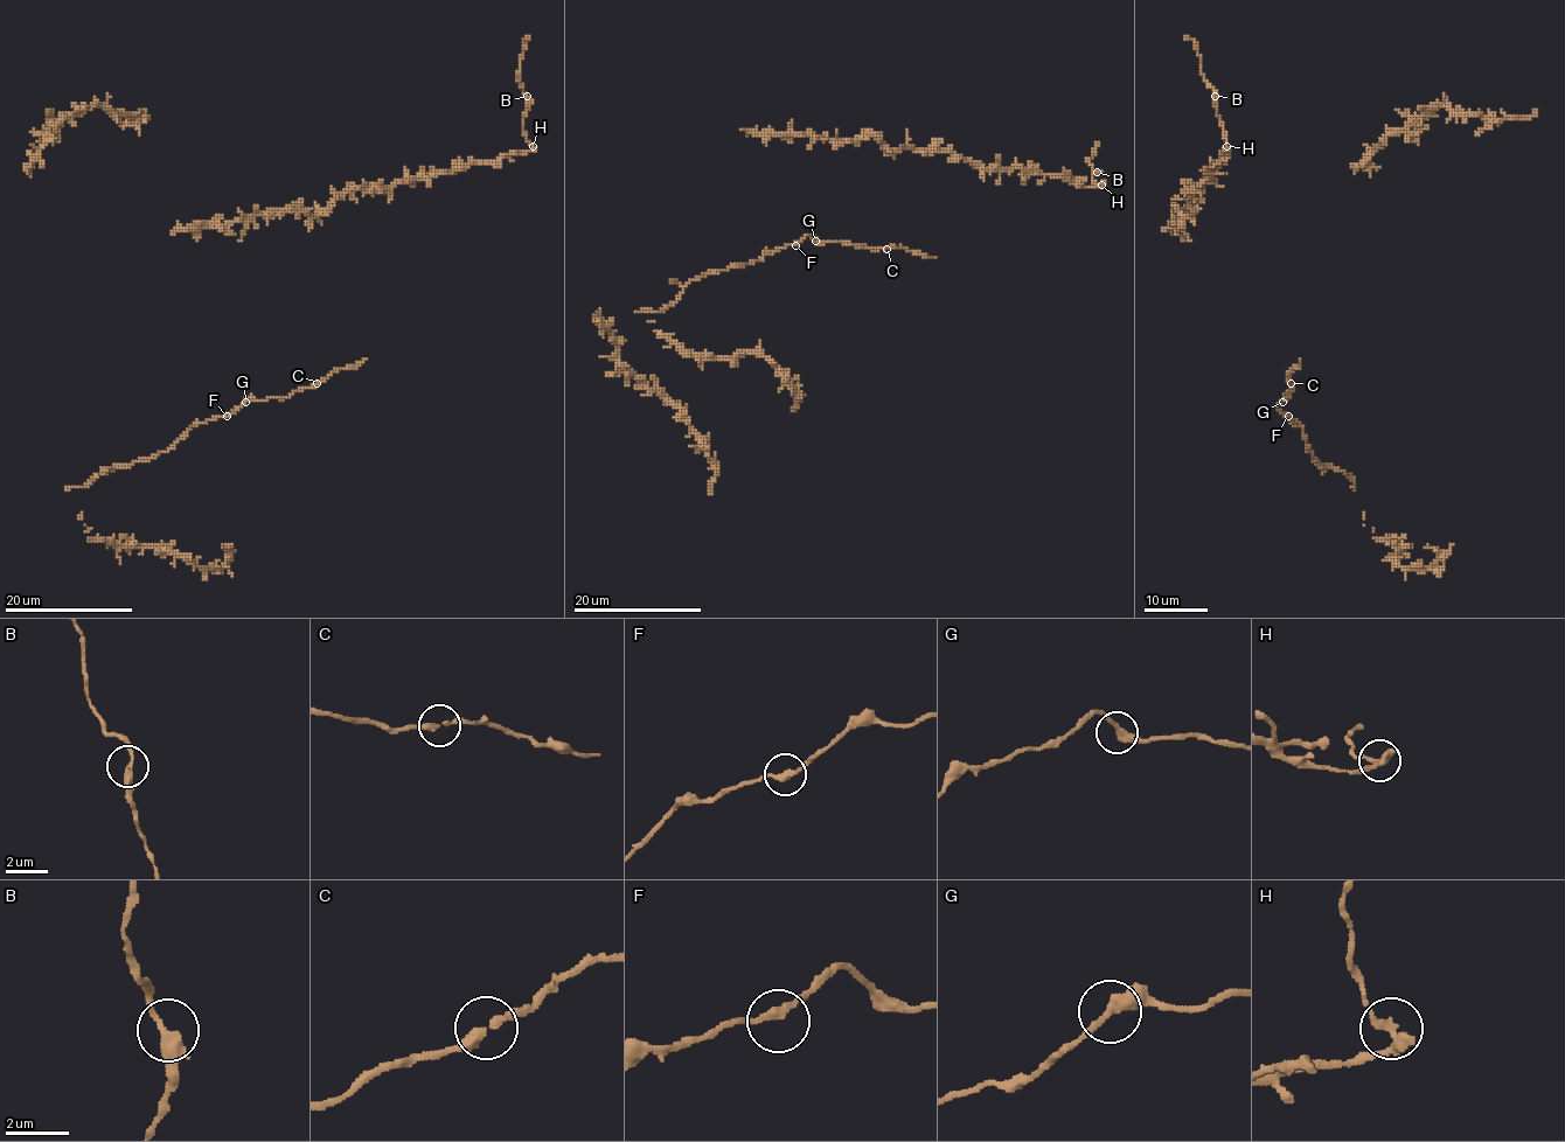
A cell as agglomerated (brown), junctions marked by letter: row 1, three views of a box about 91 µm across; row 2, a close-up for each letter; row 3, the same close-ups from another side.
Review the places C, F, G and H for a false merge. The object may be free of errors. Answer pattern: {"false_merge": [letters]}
{"false_merge": ["H"]}

